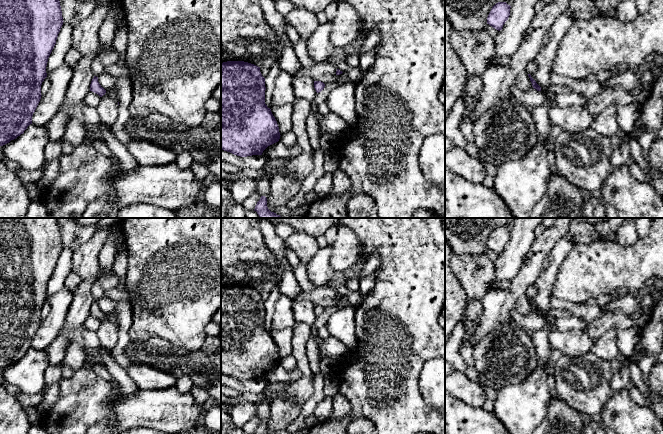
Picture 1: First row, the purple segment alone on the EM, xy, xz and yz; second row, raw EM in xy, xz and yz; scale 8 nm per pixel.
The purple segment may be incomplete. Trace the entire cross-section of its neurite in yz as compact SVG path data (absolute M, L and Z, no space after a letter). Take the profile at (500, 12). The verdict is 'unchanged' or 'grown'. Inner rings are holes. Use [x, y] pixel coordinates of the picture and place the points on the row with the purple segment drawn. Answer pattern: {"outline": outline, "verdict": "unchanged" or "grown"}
{"outline": "M506 2L496 3L492 7L487 17L487 24L489 24L498 31L502 30L503 25L510 16L510 8L511 6L508 5Z", "verdict": "unchanged"}

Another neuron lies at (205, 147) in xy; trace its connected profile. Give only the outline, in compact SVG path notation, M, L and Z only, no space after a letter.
M159 112L144 117L129 118L125 129L132 139L141 139L166 148L176 155L188 152L194 161L206 165L209 173L221 182L221 131L205 132L198 127L186 127Z

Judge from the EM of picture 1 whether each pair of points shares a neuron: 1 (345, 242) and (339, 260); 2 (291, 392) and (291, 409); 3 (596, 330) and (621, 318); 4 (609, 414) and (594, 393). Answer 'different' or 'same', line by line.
1: same
2: different
3: same
4: different

